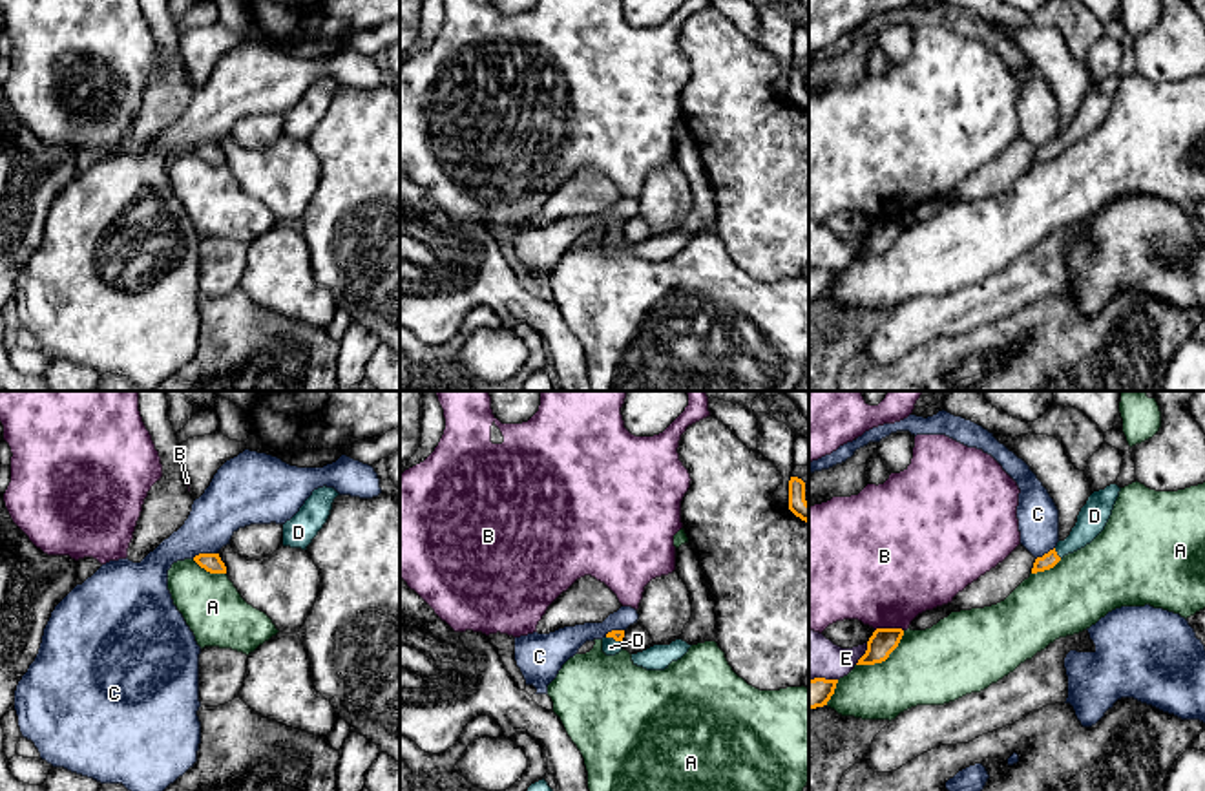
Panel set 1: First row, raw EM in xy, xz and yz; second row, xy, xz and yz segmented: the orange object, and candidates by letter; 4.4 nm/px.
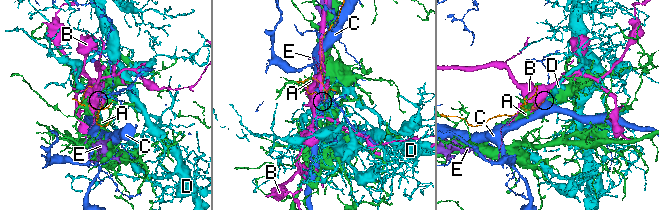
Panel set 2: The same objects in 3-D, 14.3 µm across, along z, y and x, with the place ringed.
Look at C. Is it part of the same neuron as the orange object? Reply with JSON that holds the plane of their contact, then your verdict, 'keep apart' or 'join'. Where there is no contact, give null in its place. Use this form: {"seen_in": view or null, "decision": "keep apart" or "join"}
{"seen_in": "xy", "decision": "keep apart"}

